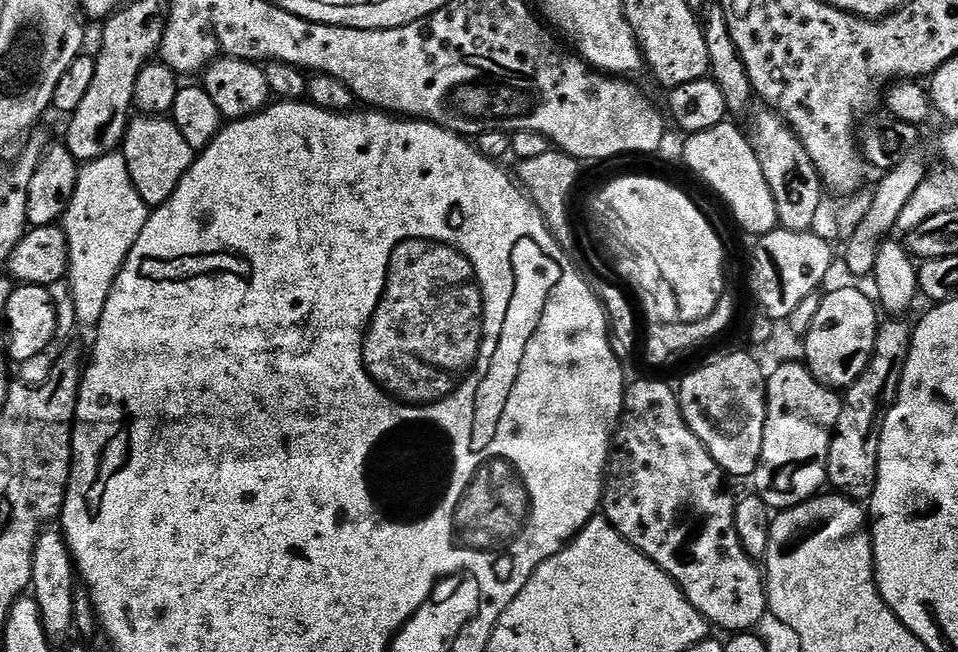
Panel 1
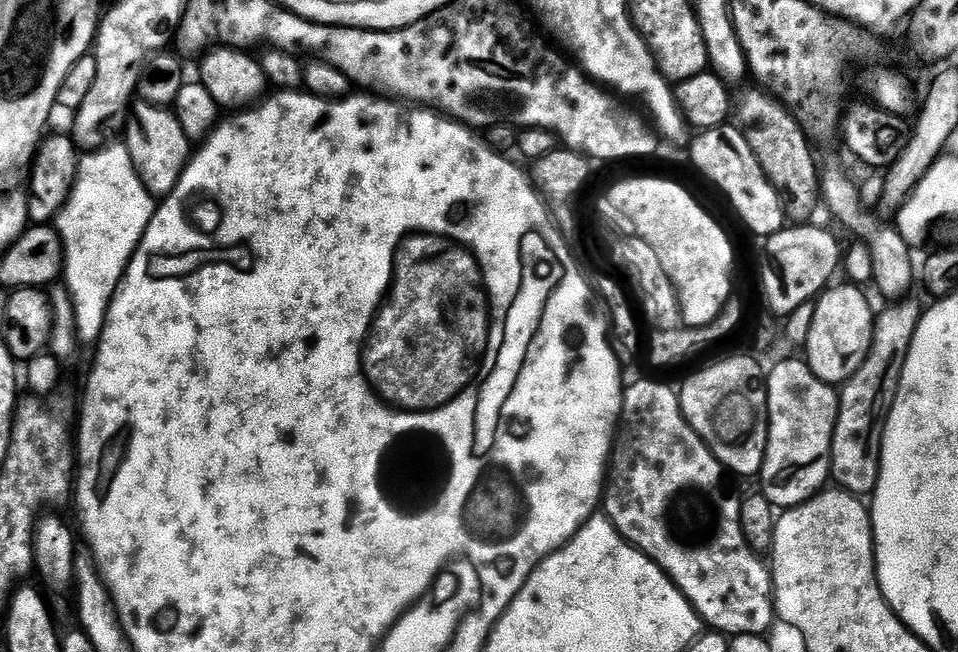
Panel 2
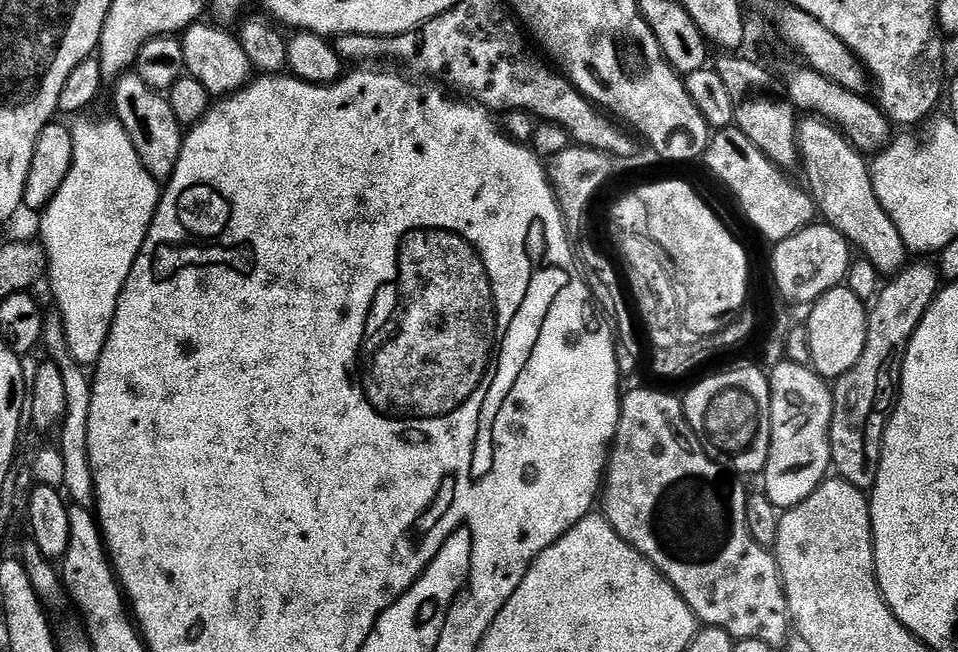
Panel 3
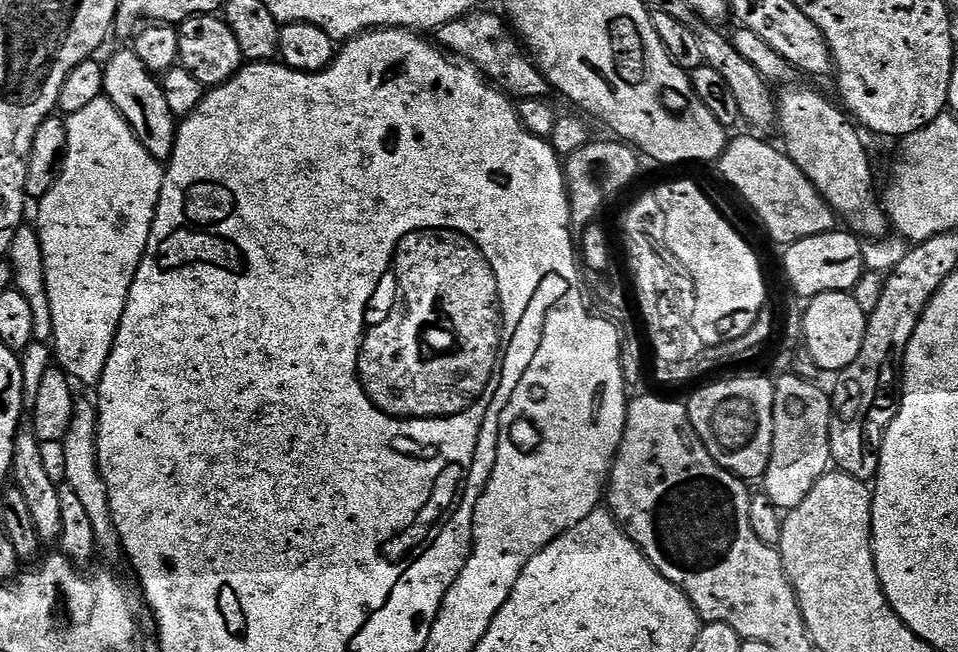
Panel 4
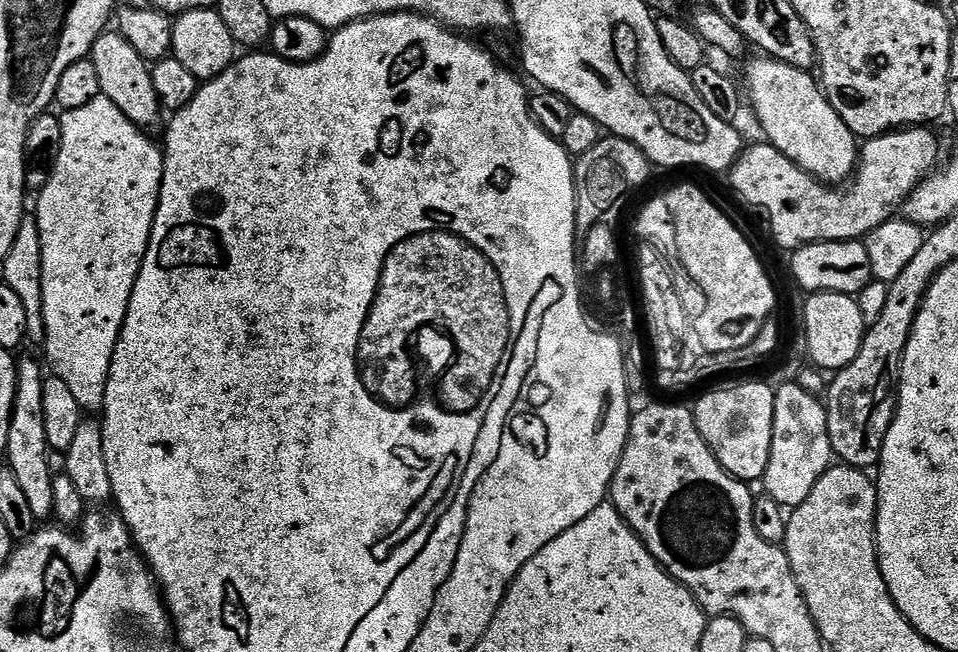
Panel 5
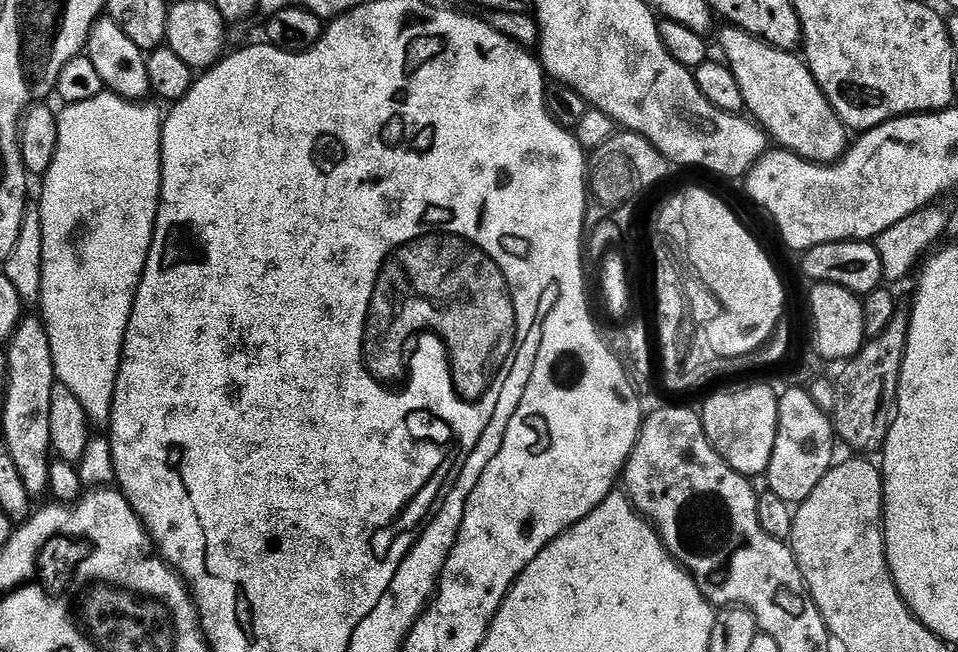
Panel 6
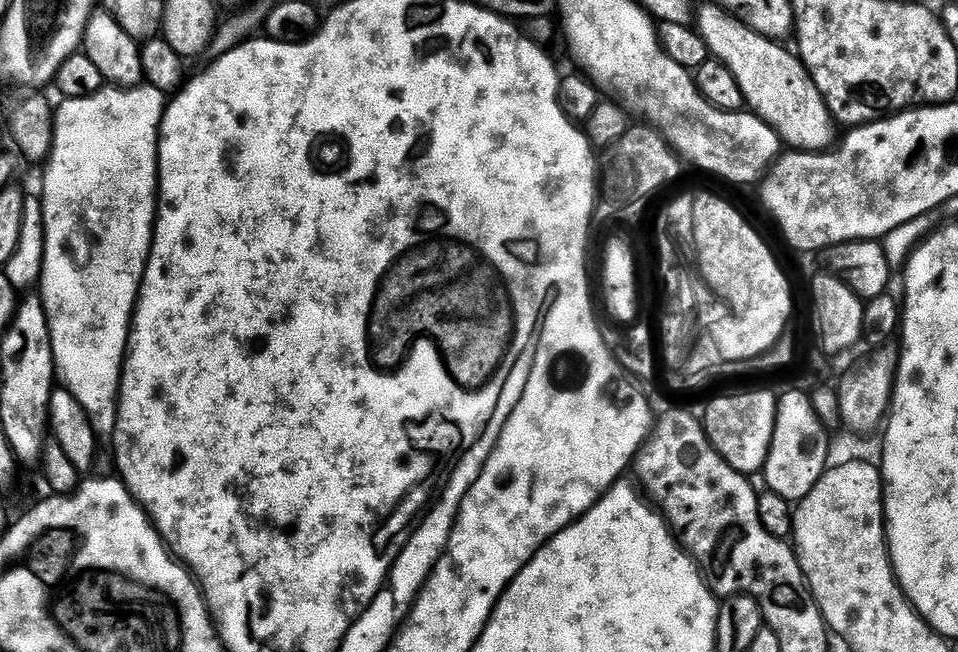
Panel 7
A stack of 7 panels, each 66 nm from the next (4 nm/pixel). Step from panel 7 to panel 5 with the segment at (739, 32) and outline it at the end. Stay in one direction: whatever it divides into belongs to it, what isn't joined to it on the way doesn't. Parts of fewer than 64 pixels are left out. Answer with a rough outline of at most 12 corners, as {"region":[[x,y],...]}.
{"region":[[763,54],[743,83],[763,139],[817,180],[858,138],[811,71]]}

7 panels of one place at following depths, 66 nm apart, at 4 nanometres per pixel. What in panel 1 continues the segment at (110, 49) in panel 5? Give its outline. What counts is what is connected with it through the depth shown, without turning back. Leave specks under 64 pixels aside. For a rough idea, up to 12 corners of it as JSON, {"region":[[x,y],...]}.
{"region":[[140,114],[122,155],[137,194],[159,206],[192,169],[172,119]]}

